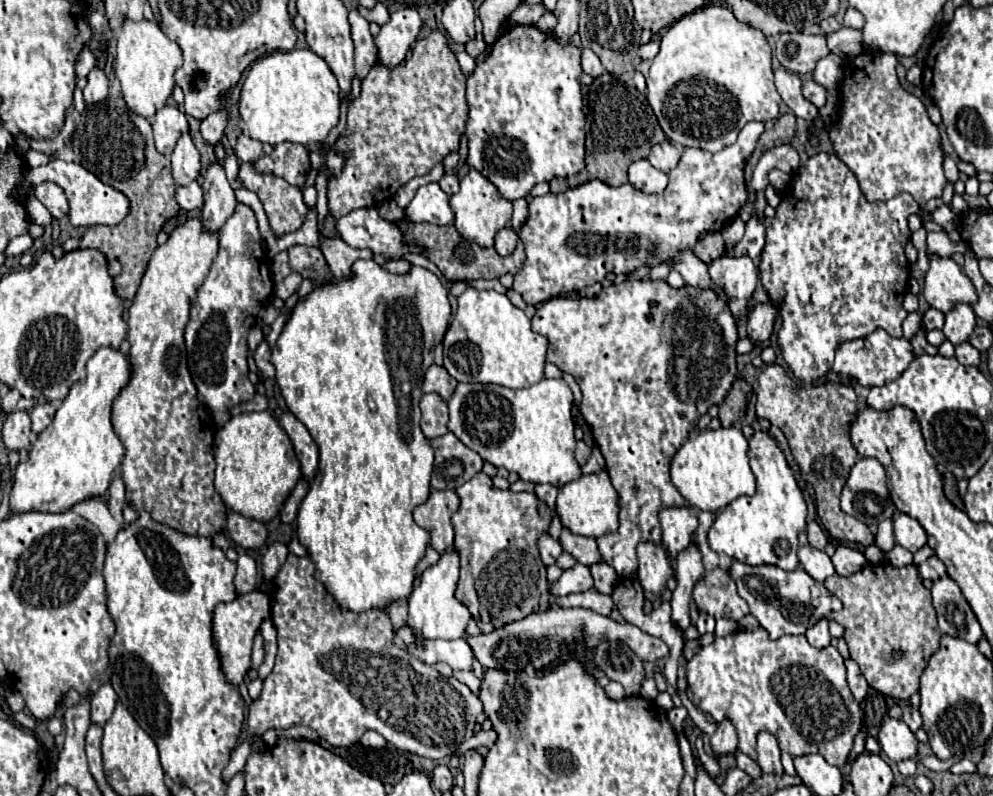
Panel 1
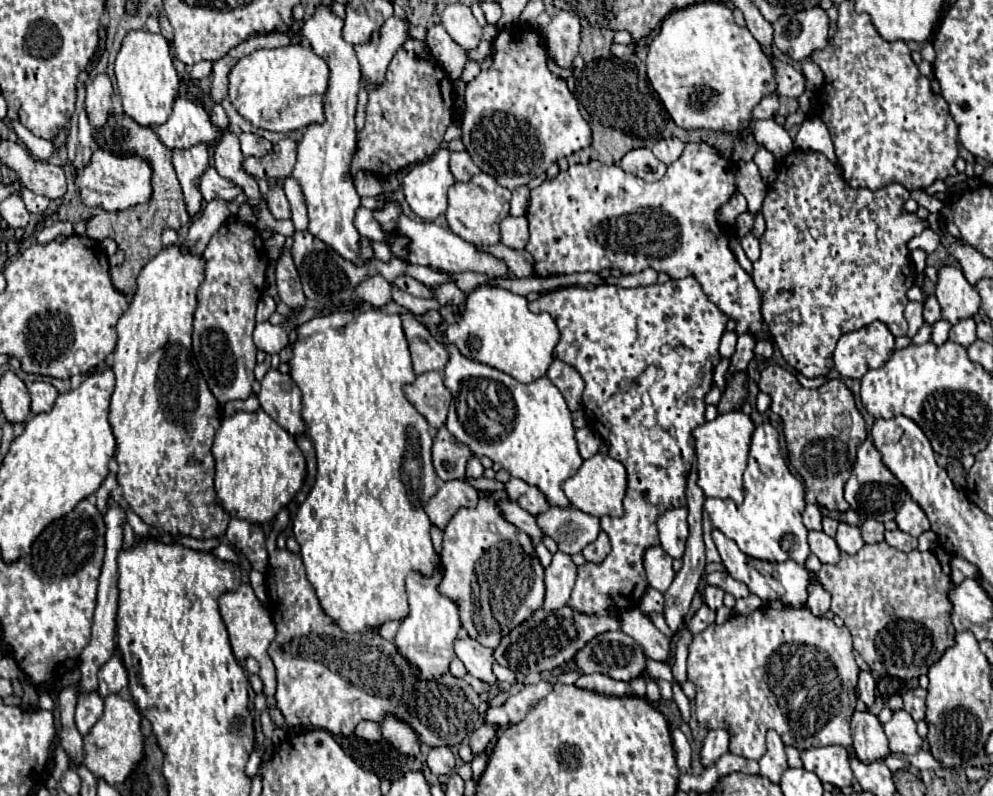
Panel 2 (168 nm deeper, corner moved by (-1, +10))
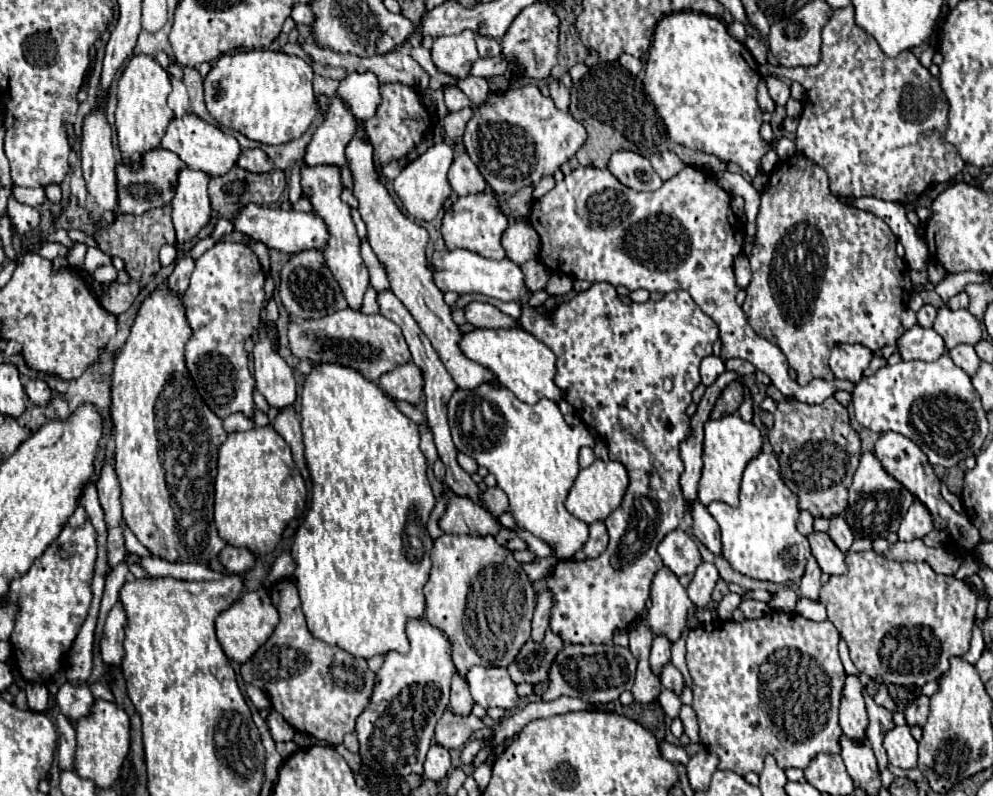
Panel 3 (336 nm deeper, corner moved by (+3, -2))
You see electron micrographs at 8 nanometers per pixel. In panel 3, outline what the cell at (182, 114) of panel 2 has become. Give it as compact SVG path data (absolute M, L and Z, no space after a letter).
M185 114L181 118L175 118L169 124L169 128L167 128L167 132L165 132L163 140L161 140L161 146L167 148L167 150L173 150L175 154L179 154L179 158L189 168L201 170L201 172L205 172L209 176L223 176L223 174L227 174L235 166L237 158L243 152L243 148L239 146L239 142L231 134L227 134L227 132L207 124L207 122L203 122L201 118L197 118L193 114Z

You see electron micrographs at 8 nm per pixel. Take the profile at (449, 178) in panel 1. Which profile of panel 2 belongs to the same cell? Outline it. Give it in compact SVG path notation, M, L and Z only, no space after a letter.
M465 150L463 152L451 152L449 168L451 168L451 174L455 176L455 180L459 180L459 182L467 182L473 174L479 172Z

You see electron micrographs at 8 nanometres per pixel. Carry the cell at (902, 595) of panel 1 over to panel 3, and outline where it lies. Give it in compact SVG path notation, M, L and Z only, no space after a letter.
M873 550L847 554L849 572L843 576L831 576L821 588L821 604L827 608L827 616L839 634L845 638L851 660L861 674L885 684L899 686L923 686L925 682L941 678L949 670L951 656L963 656L969 650L973 616L977 606L977 594L967 582L955 576L943 576L933 572L927 562L895 562Z

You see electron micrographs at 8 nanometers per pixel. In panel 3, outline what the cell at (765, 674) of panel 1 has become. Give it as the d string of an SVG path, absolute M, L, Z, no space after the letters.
M769 612L767 616L761 616L757 620L745 620L745 622L733 622L733 620L715 620L711 624L703 624L697 628L691 628L687 634L687 666L693 678L693 710L697 714L699 722L699 732L701 732L701 742L705 744L707 750L715 752L719 756L719 768L721 770L733 770L739 776L745 776L747 772L761 772L763 770L763 760L767 754L771 754L777 764L785 768L807 768L809 762L825 752L825 754L837 754L841 748L837 746L837 738L841 736L841 726L837 720L839 712L839 700L841 700L841 686L845 680L845 670L839 660L837 652L839 644L839 632L837 628L825 620L825 622L813 622L807 620L795 612Z

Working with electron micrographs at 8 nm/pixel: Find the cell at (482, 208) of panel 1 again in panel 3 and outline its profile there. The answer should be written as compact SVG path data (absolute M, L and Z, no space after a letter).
M479 192L479 194L471 194L471 196L463 196L459 198L451 210L447 210L445 218L443 218L443 238L447 244L447 250L455 250L455 248L463 248L469 252L475 252L479 256L491 258L491 260L503 260L505 250L501 246L501 236L507 230L507 218L499 212L497 200L493 198L493 194L489 192Z

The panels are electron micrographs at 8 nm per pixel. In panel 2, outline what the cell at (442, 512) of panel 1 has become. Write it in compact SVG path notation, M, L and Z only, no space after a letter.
M449 480L443 482L437 494L429 498L429 502L425 504L425 514L429 516L433 526L445 530L445 526L461 506L473 508L475 504L477 504L477 490L471 484L463 480Z

